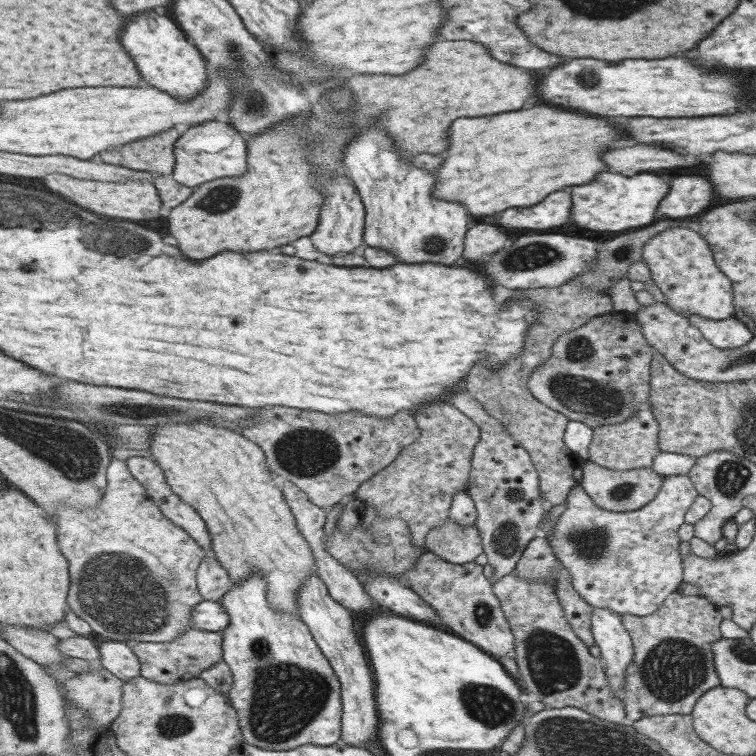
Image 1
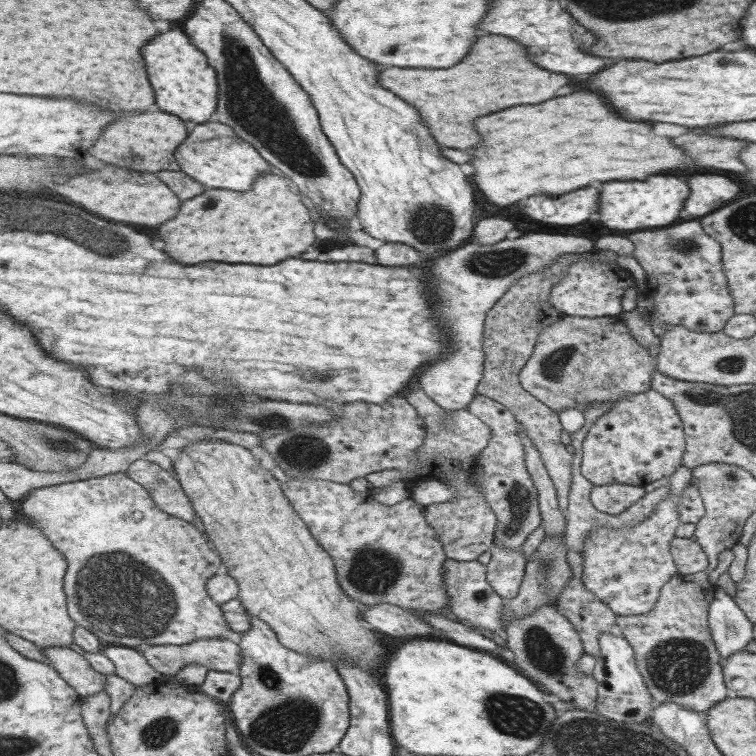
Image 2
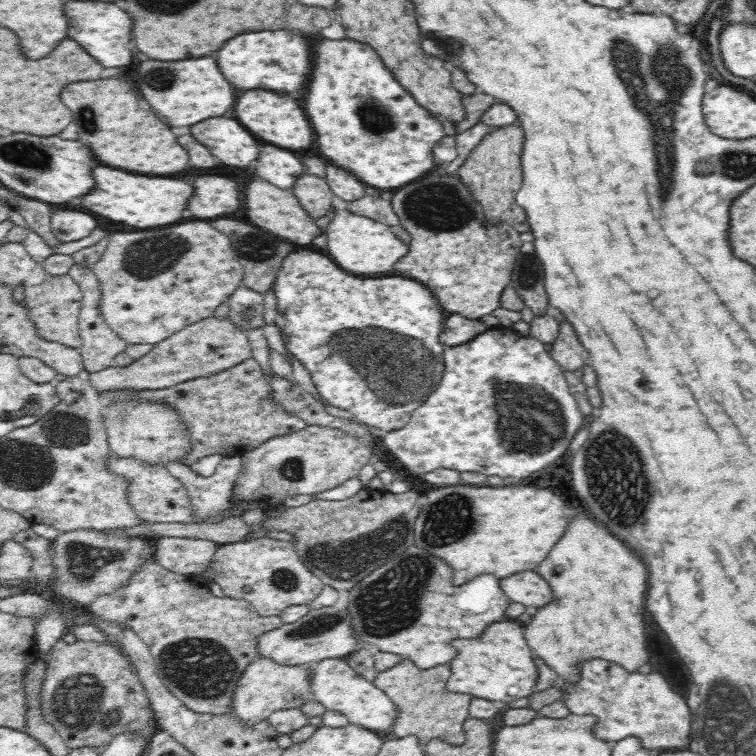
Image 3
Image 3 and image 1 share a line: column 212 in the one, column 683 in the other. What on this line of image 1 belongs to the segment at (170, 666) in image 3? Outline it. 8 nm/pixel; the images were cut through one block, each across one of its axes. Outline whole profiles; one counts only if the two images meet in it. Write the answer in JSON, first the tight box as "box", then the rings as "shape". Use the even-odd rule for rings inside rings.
{"box":[621,592,723,722],"shape":[[[671,592],[655,614],[621,616],[623,628],[633,642],[633,660],[625,668],[621,698],[629,720],[637,722],[641,718],[667,714],[689,716],[703,692],[721,686],[711,654],[711,644],[721,640],[719,624],[723,618],[717,610],[719,608],[703,596],[681,594],[679,600],[673,600]]]}

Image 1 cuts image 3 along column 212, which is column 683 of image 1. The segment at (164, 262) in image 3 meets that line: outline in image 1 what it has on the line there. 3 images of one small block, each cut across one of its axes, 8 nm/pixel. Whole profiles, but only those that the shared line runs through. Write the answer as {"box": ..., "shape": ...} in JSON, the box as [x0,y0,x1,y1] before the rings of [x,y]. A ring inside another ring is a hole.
{"box":[643,228,735,320],"shape":[[[667,228],[643,246],[643,262],[647,264],[653,284],[667,298],[667,306],[679,316],[701,316],[709,320],[727,320],[735,316],[731,280],[717,268],[709,244],[699,232],[687,228]]]}

